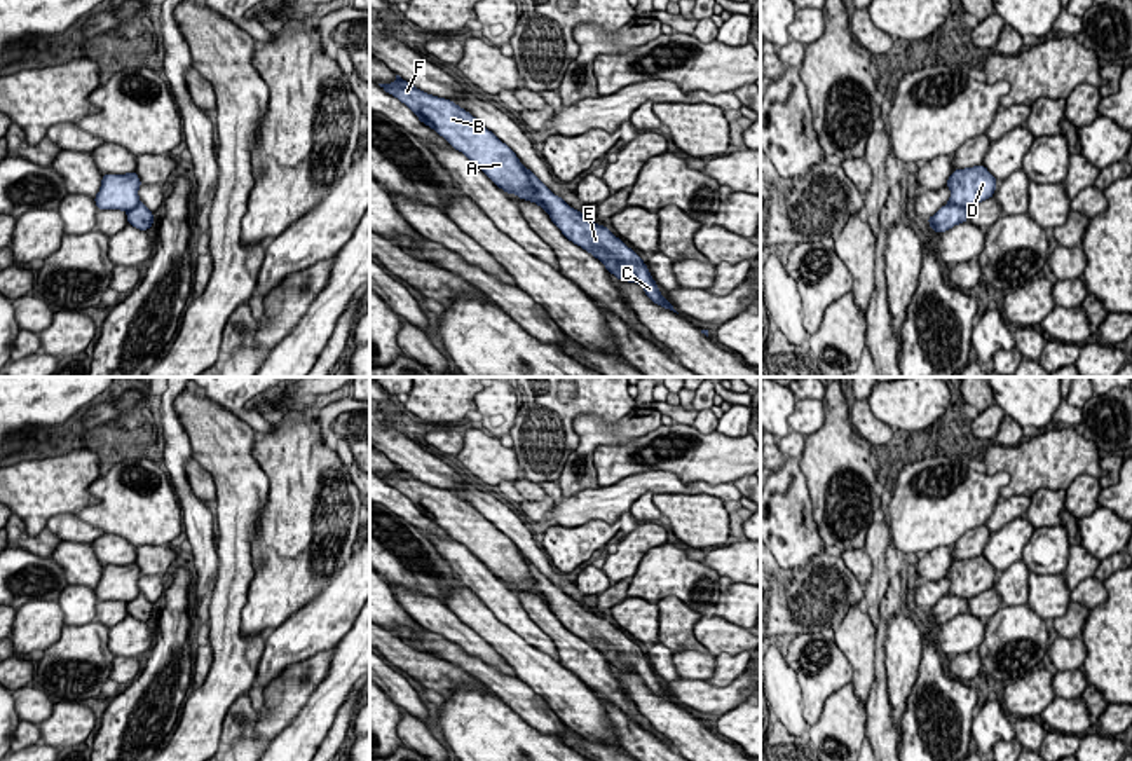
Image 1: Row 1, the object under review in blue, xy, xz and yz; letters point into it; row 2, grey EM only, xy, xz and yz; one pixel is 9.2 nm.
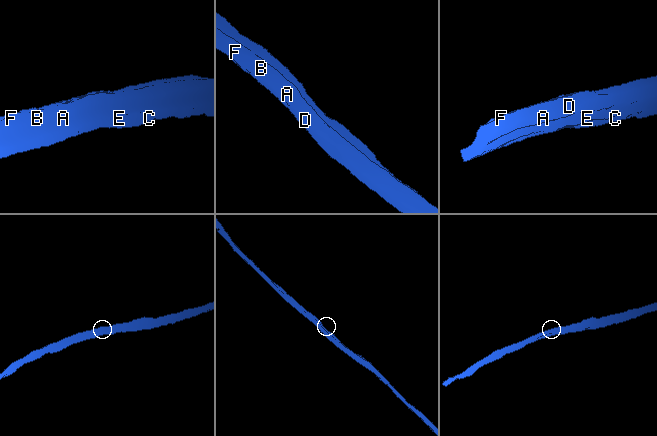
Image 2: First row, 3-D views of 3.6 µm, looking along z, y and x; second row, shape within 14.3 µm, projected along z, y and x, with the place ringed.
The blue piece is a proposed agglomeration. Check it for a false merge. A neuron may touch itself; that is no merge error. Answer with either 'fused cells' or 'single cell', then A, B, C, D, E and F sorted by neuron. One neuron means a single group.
fused cells; A B D F / C E

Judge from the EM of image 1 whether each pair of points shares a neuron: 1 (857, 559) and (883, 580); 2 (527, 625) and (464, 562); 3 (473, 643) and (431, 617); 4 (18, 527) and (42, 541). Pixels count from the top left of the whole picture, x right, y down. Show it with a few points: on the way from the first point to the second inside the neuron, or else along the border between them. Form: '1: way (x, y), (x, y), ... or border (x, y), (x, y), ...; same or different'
1: way (864, 564), (876, 576); same
2: way (511, 611), (478, 578); same
3: way (463, 636), (442, 620); same
4: way (21, 534), (28, 541), (35, 541); same

